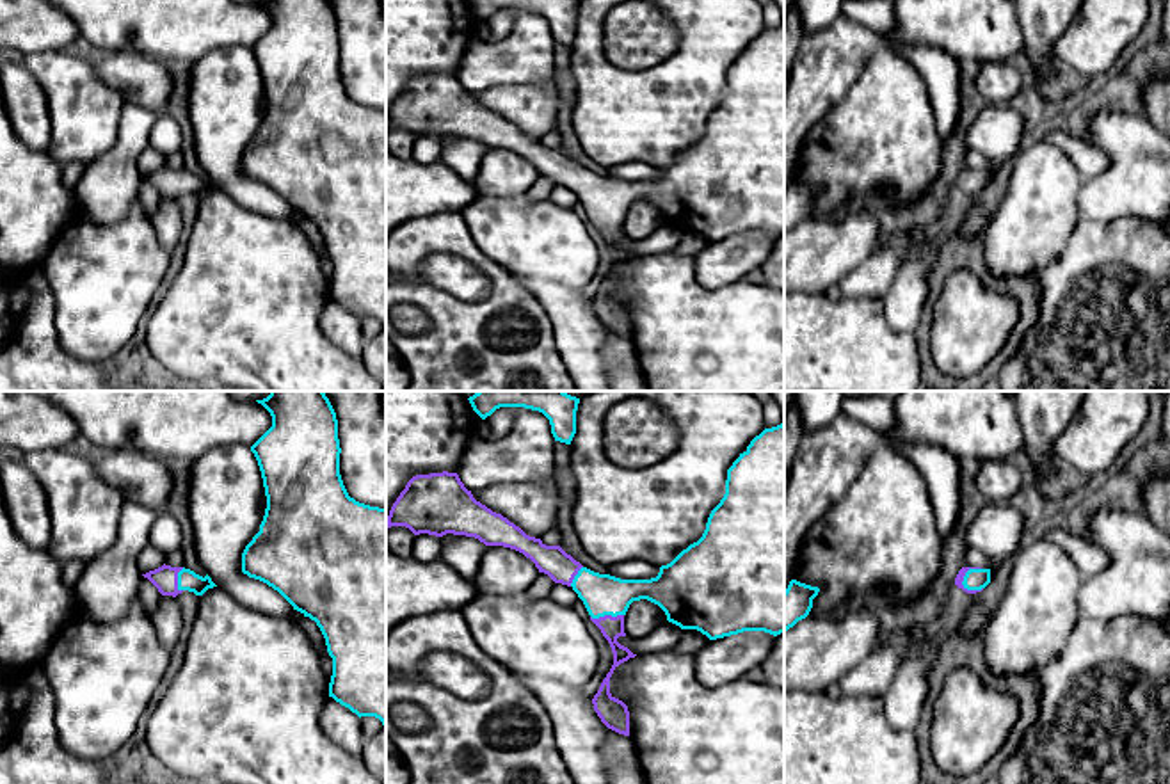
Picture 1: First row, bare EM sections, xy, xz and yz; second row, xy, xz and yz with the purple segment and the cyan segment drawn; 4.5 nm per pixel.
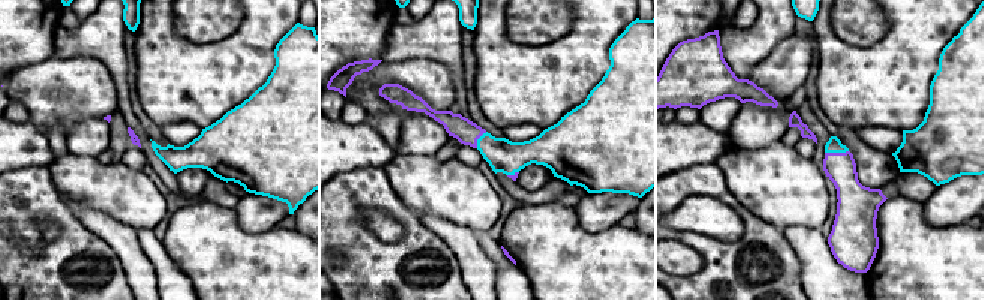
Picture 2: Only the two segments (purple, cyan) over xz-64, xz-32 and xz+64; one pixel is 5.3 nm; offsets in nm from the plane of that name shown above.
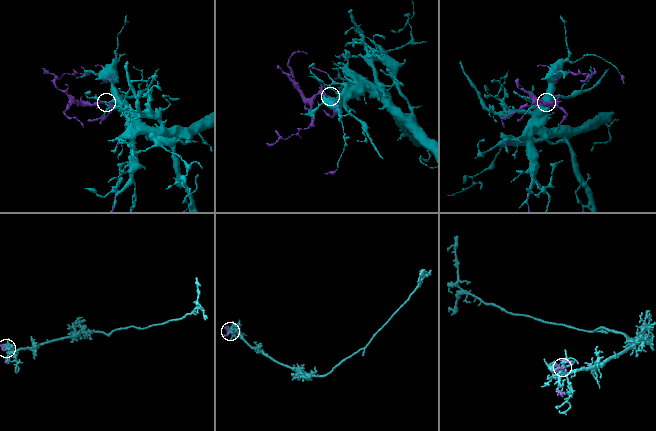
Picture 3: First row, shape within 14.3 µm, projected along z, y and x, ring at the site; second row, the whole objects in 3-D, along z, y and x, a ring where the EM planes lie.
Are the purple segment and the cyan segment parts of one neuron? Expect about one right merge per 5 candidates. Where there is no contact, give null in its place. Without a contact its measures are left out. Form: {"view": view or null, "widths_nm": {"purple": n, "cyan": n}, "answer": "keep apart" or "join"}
{"view": "yz", "widths_nm": {"purple": 40, "cyan": 100}, "answer": "join"}

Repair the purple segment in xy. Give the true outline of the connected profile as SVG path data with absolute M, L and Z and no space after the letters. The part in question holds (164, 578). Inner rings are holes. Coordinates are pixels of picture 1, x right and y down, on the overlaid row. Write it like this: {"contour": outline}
{"contour": "M165 564L142 576L148 578L162 596L172 597L176 597L183 590L194 592L196 596L203 596L208 588L217 587L208 574L203 578L190 569L171 567Z"}

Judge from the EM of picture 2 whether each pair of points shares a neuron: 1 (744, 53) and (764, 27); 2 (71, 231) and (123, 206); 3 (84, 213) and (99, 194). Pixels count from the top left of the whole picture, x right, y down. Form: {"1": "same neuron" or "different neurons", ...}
{"1": "same neuron", "2": "different neurons", "3": "different neurons"}

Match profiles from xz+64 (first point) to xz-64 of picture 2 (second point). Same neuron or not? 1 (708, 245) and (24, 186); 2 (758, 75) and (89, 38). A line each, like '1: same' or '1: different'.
1: same
2: different

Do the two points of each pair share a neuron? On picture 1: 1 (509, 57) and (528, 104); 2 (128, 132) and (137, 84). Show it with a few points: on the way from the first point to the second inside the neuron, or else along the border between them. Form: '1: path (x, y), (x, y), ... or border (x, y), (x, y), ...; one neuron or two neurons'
1: border (555, 70), (544, 84), (496, 84), (482, 89); two neurons
2: border (125, 100), (157, 114); two neurons

